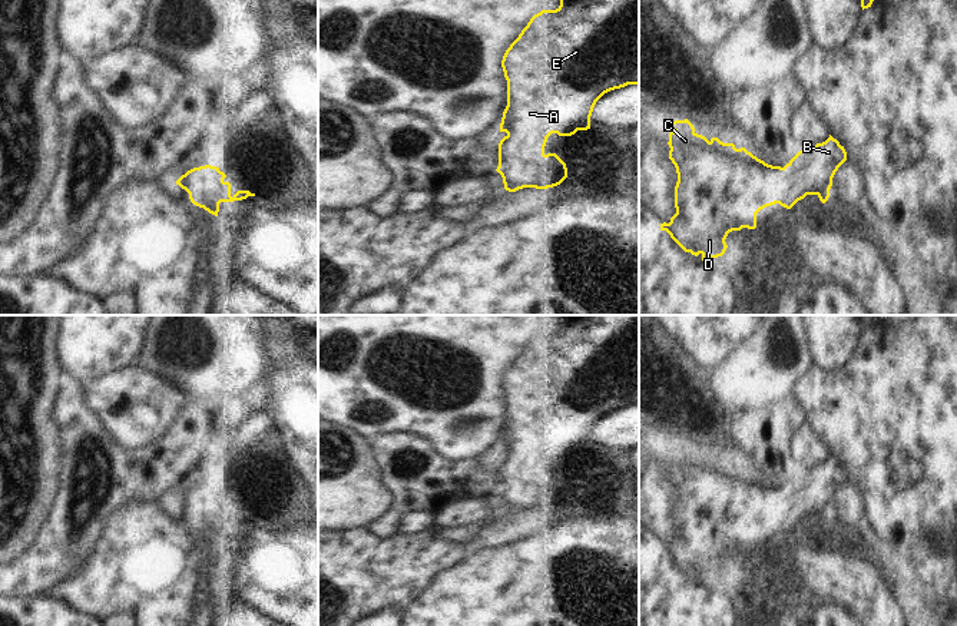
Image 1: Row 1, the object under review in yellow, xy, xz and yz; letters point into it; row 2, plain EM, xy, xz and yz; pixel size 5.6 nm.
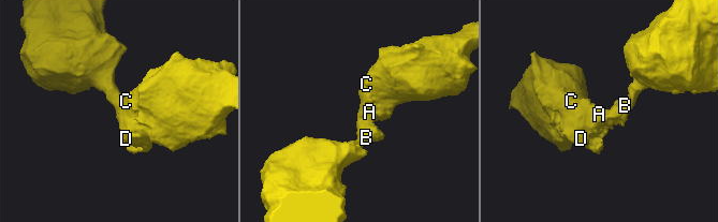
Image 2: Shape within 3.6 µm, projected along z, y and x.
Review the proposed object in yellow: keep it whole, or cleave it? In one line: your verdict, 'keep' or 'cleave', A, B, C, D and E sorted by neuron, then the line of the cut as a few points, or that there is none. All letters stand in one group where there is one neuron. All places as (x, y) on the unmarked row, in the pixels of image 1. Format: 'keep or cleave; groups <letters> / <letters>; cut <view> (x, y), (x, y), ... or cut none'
keep; groups A B C D E; cut none

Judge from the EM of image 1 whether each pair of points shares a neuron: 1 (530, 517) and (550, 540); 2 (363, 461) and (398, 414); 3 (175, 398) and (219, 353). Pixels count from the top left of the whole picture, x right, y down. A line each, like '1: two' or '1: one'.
1: two
2: two
3: two

